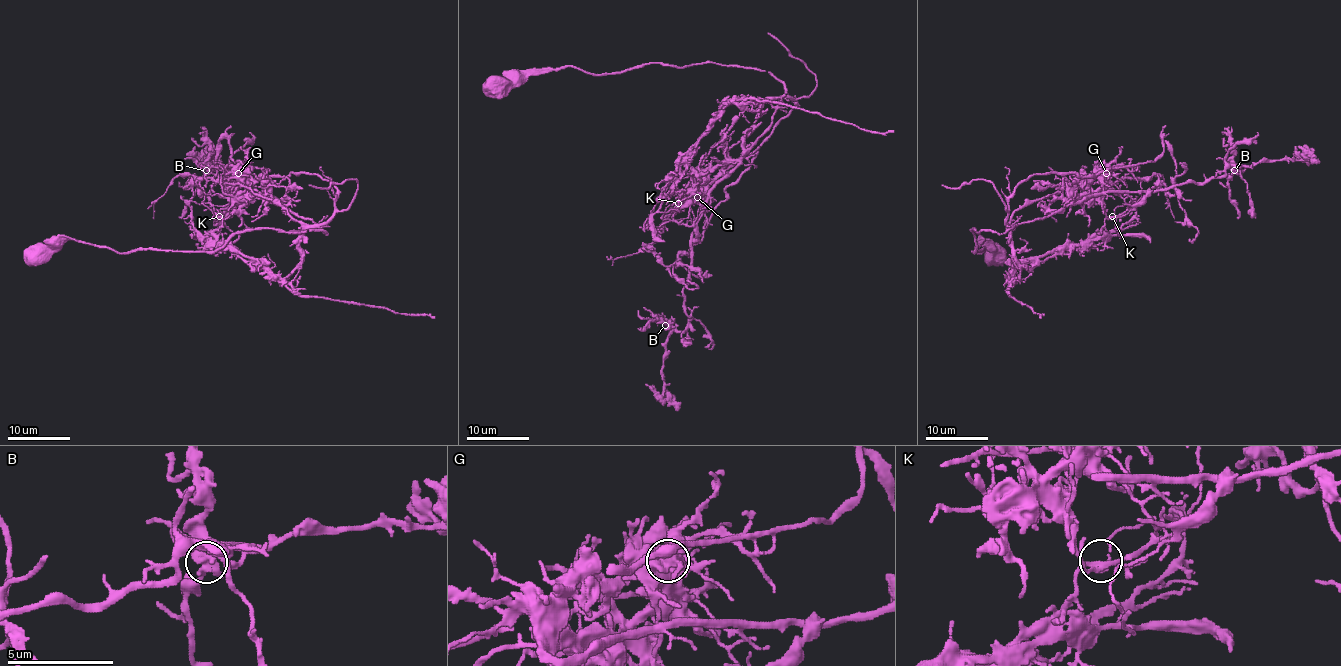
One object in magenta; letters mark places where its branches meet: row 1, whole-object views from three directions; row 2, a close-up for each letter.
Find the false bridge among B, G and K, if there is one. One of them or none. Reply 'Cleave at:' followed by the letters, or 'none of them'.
Cleave at: G

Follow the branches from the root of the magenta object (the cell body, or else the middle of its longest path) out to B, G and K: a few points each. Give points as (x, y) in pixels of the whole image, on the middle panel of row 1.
B: (498, 85), (564, 67), (615, 74), (703, 62), (783, 84), (772, 124), (697, 222), (687, 326), (665, 325)
G: (498, 85), (564, 67), (615, 74), (648, 63), (714, 62), (770, 71), (784, 87), (772, 124), (697, 196)
K: (498, 85), (564, 67), (615, 74), (648, 63), (714, 62), (770, 71), (784, 87), (772, 124), (678, 203)

